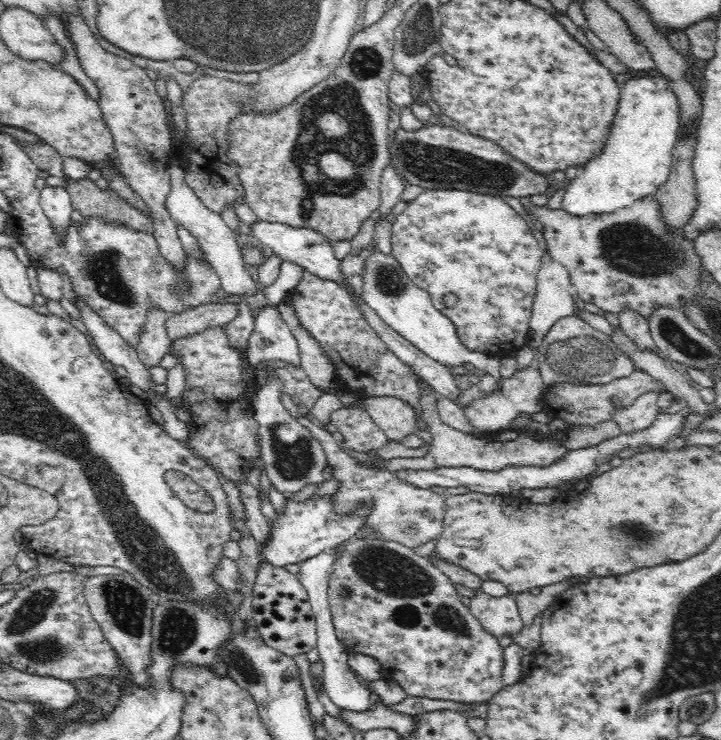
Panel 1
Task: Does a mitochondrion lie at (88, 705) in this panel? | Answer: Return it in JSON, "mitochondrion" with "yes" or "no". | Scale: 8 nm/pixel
{"mitochondrion":"no"}

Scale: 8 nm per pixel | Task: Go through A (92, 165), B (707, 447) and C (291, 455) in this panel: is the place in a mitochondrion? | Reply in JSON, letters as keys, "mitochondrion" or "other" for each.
{"A":"other","B":"other","C":"mitochondrion"}

